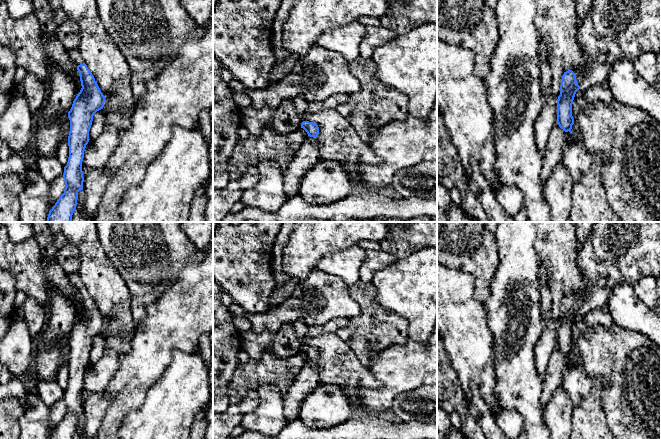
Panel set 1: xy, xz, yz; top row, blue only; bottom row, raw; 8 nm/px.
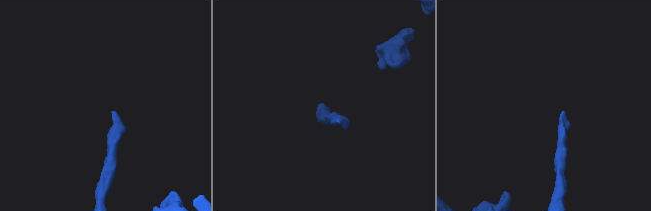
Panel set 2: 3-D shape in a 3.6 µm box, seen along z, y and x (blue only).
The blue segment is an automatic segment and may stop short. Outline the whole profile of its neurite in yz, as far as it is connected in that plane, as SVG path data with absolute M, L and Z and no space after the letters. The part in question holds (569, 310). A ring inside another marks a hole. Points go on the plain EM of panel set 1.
M594 222L591 234L579 251L579 267L587 280L589 291L582 298L575 298L572 294L564 296L557 323L557 347L561 353L570 357L574 348L572 328L579 313L585 315L594 310L604 309L610 293L617 284L626 283L634 287L646 276L661 275L661 222Z

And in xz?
M303 345L301 352L307 356L308 361L283 396L284 415L288 422L299 418L303 401L321 385L317 370L318 349L313 346Z

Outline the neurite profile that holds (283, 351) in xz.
M301 321L283 324L273 335L270 351L281 358L291 357L301 352L299 339L308 335L309 326Z

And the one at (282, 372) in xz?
M268 350L258 360L240 363L228 387L230 404L241 401L249 390L257 391L265 383L276 385L284 396L307 361L303 352L281 358Z

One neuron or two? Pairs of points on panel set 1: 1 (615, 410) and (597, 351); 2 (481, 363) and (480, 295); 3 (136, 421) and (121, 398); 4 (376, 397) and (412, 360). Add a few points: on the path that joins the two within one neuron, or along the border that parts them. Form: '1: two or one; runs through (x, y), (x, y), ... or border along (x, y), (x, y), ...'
1: one; runs through (619, 395), (618, 373), (612, 366)
2: two; border along (474, 278), (474, 296), (483, 303)
3: two; border along (146, 394), (143, 403), (125, 417), (119, 428)
4: one; runs through (386, 389), (402, 370)

